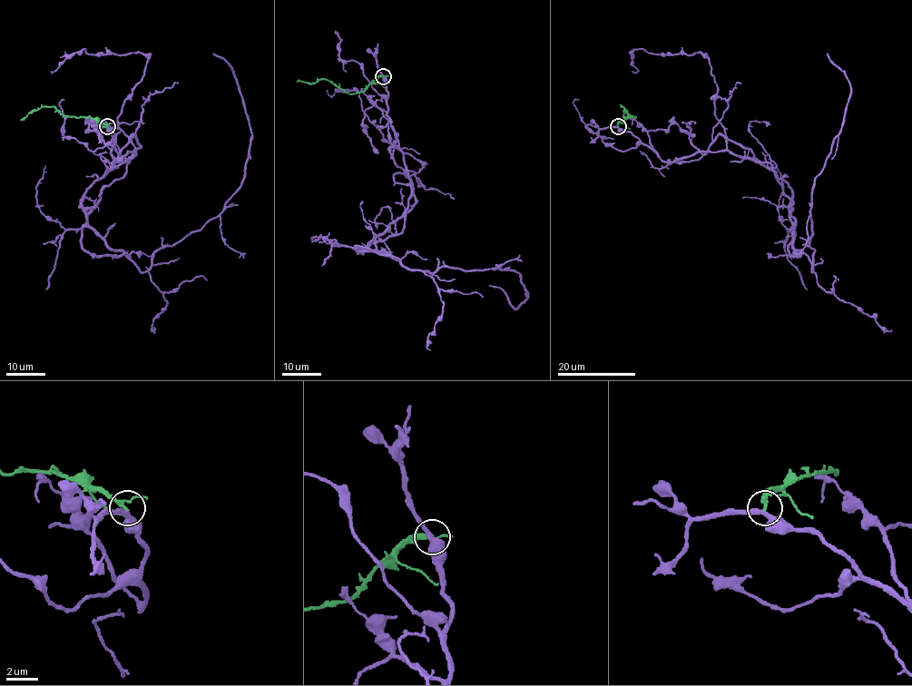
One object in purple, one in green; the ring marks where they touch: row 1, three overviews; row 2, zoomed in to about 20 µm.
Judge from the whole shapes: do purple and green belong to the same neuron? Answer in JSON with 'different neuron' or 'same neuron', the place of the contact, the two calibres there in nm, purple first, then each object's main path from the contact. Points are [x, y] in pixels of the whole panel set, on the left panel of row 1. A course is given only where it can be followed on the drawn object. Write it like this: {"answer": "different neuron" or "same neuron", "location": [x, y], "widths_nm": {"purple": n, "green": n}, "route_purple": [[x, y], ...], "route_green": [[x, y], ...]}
{"answer": "different neuron", "location": [107, 126], "widths_nm": {"purple": 320, "green": 180}, "route_purple": [[108, 127], [114, 161], [135, 154], [82, 208], [146, 271], [244, 178], [251, 133], [213, 53]], "route_green": [[108, 126], [86, 117], [63, 115], [53, 106], [33, 109], [21, 120]]}

